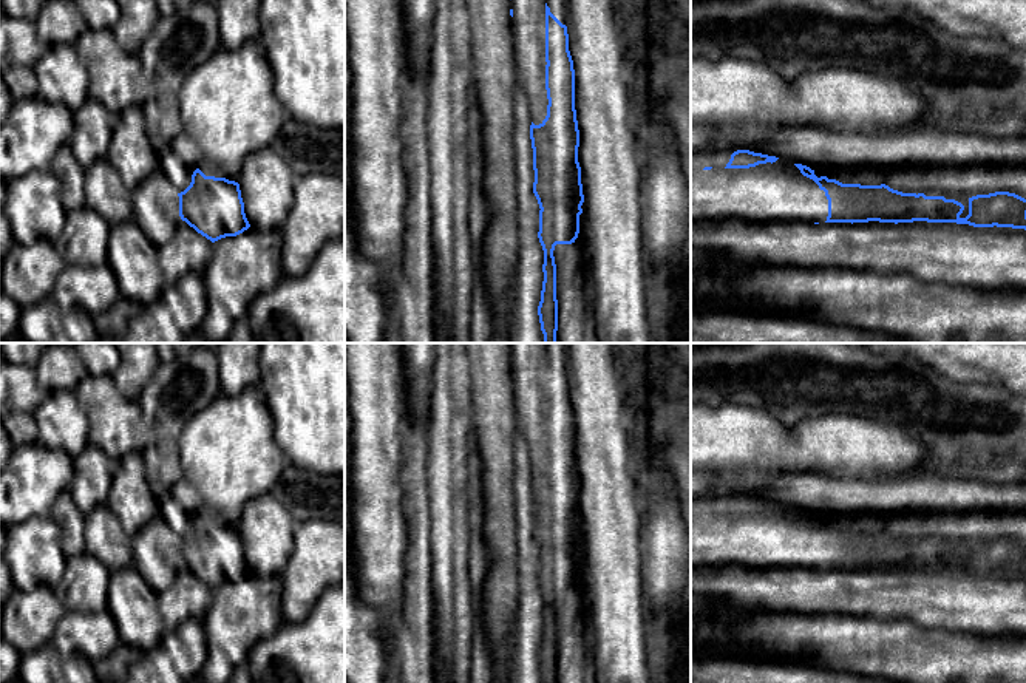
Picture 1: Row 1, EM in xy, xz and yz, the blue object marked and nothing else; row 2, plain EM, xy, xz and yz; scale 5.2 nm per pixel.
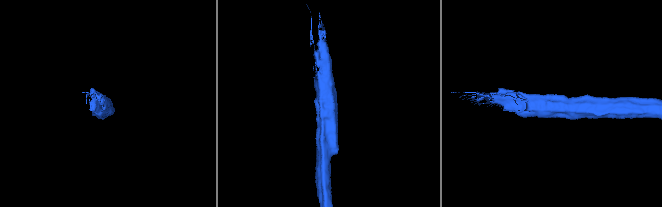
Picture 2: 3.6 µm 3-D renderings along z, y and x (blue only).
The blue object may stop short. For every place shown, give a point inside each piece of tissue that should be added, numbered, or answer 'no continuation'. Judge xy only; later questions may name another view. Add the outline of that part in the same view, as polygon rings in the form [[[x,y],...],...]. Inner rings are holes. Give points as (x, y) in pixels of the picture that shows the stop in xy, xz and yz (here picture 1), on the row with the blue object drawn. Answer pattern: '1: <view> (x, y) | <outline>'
no continuation

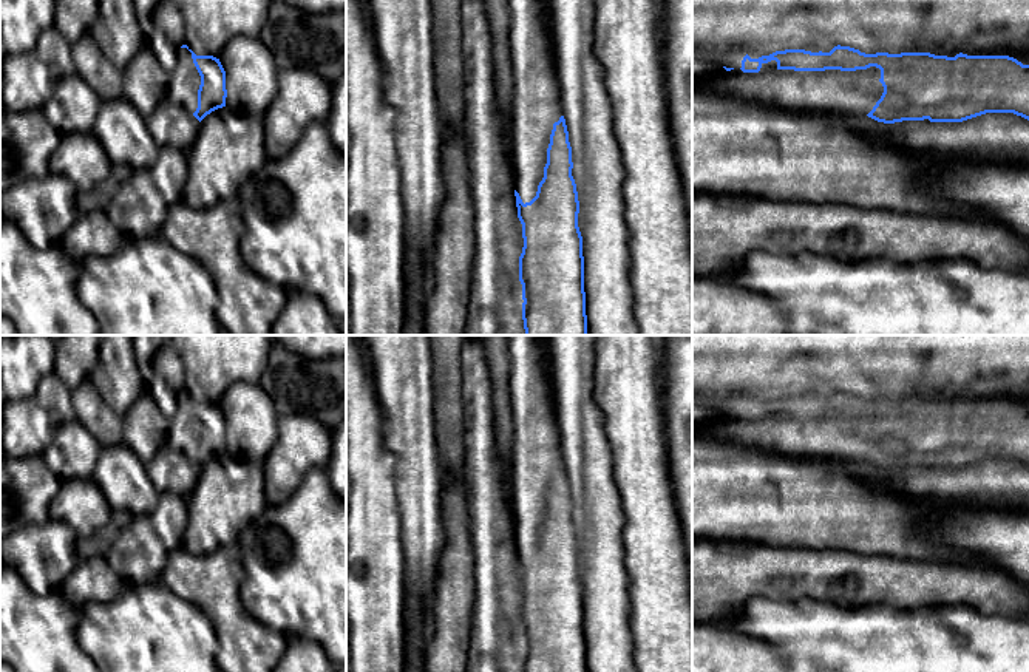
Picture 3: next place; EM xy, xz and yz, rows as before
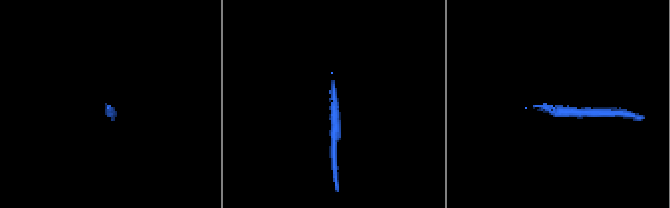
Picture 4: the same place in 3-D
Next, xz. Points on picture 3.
1: xz (536, 107) | [[[507,0],[514,99],[510,158],[514,190],[530,202],[544,178],[553,124],[562,116],[555,54],[541,0]]]

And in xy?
1: xy (184, 82) | [[[187,48],[179,49],[179,60],[170,74],[165,99],[193,114],[198,108],[201,76]]]

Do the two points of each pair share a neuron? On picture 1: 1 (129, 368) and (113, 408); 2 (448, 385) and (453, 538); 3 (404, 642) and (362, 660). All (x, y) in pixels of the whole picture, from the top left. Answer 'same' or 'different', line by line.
1: different
2: same
3: different

